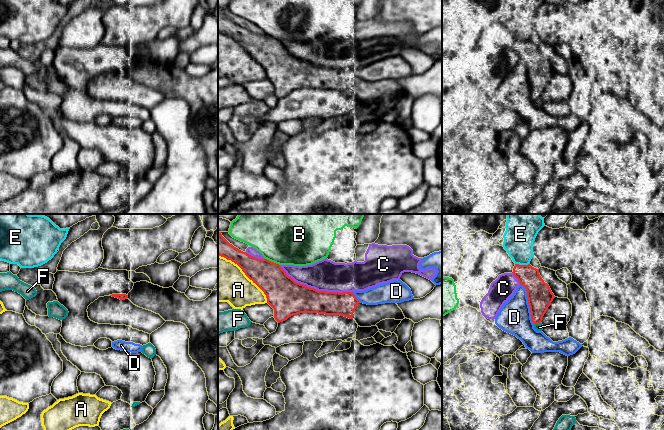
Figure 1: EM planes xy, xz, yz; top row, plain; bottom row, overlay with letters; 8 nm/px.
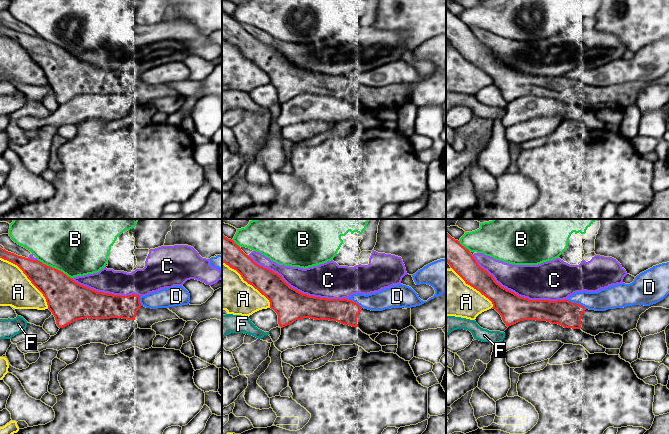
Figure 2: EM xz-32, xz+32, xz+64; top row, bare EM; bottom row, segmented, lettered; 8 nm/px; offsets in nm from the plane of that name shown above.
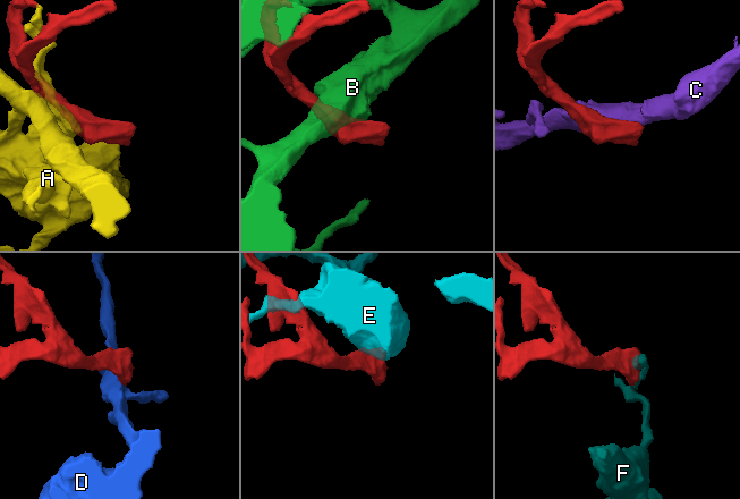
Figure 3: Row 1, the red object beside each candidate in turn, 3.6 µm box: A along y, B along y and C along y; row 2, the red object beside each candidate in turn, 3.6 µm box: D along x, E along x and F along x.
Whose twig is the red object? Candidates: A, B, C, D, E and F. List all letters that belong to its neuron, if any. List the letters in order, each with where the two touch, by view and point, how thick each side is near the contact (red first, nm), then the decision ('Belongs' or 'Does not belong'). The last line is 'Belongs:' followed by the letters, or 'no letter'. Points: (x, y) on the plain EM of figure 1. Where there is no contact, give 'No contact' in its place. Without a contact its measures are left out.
A: Touches red at xz (245, 50). Thickness 240 nm (red) against 360 nm. Does not belong
B: Touches red at xz (272, 38). Thickness 260 nm (red) against 340 nm. Does not belong
C: Touches red at xz (315, 65). Thickness 280 nm (red) against 260 nm. Does not belong
D: Touches red at yz (528, 79). Thickness 200 nm (red) against 260 nm. Does not belong
E: Touches red at yz (522, 41). Thickness 180 nm (red) against 240 nm. Does not belong
F: Touches red at yz (537, 99). Thickness 200 nm (red) against 60 nm. Does not belong
Belongs: no letter

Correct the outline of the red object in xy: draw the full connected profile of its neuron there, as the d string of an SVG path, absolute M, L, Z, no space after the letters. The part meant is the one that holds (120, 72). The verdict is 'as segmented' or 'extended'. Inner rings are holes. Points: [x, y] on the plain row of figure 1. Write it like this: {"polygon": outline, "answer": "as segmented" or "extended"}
{"polygon": "M140 57L134 59L127 71L110 72L120 76L128 74L134 81L159 90L165 97L181 98L187 102L190 107L189 131L204 148L209 175L218 183L218 65L213 66L205 76L193 77L173 63L163 64Z", "answer": "extended"}

